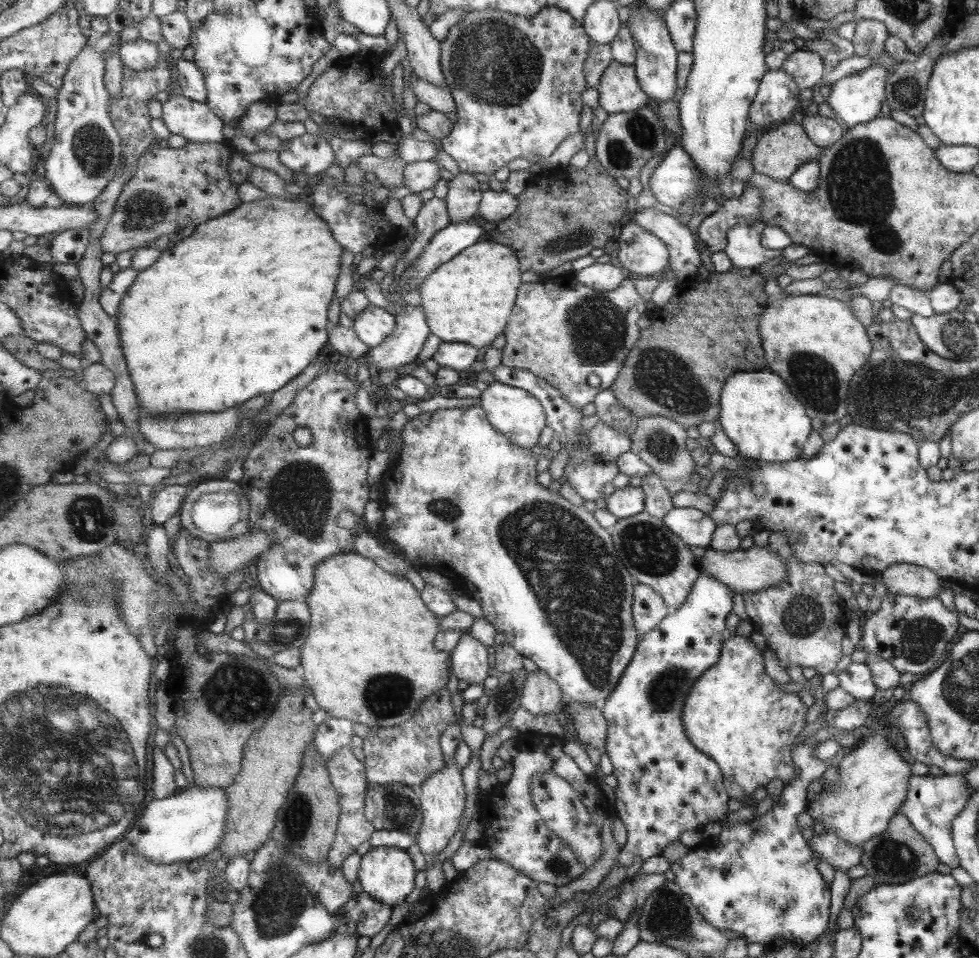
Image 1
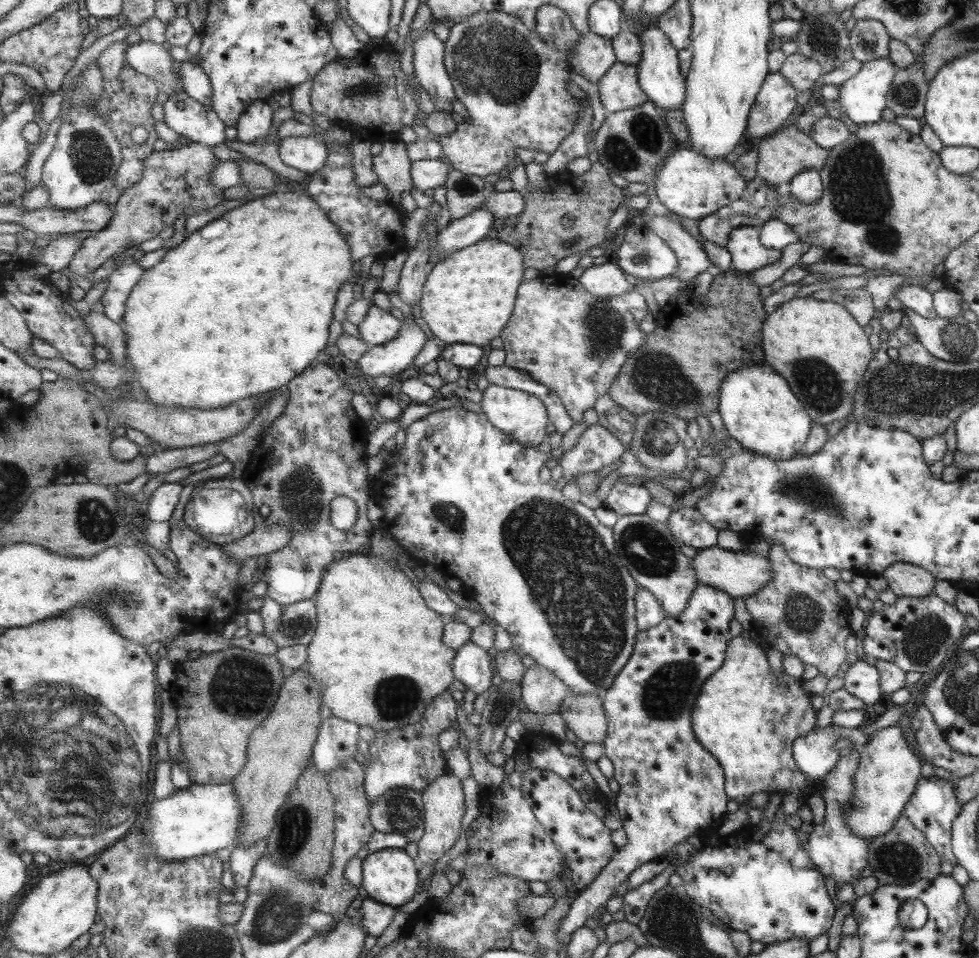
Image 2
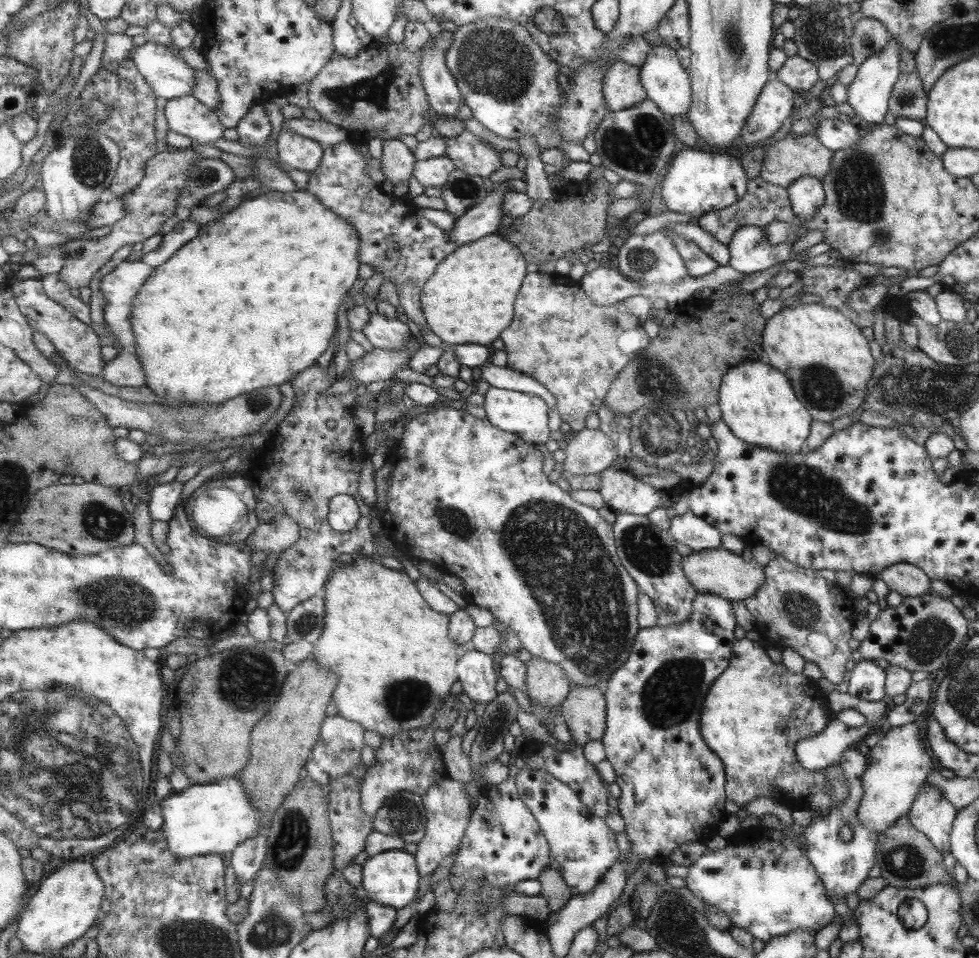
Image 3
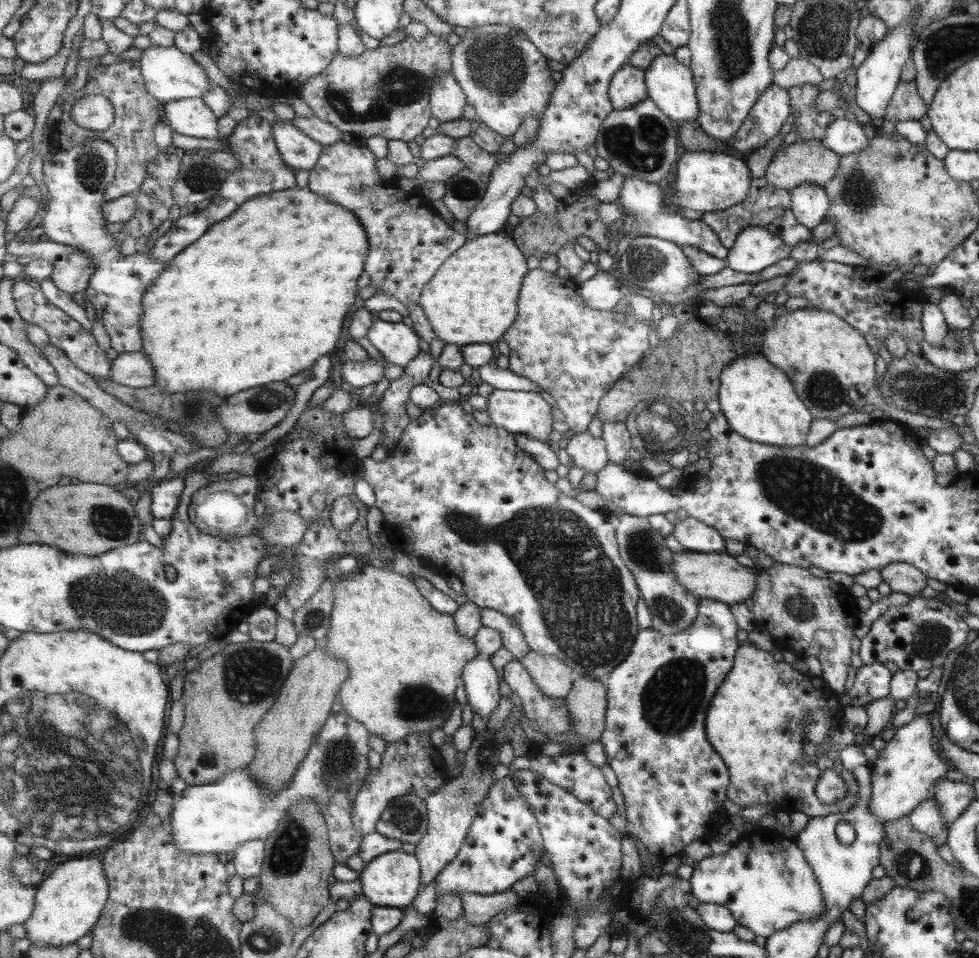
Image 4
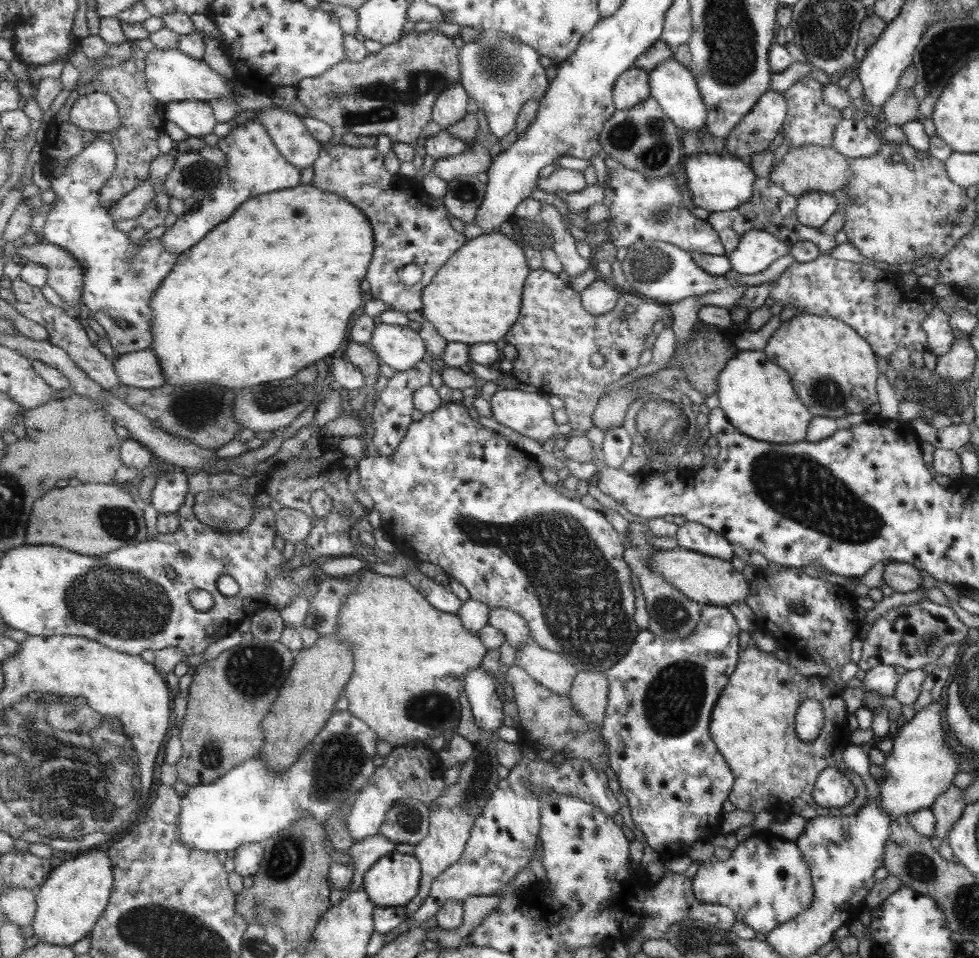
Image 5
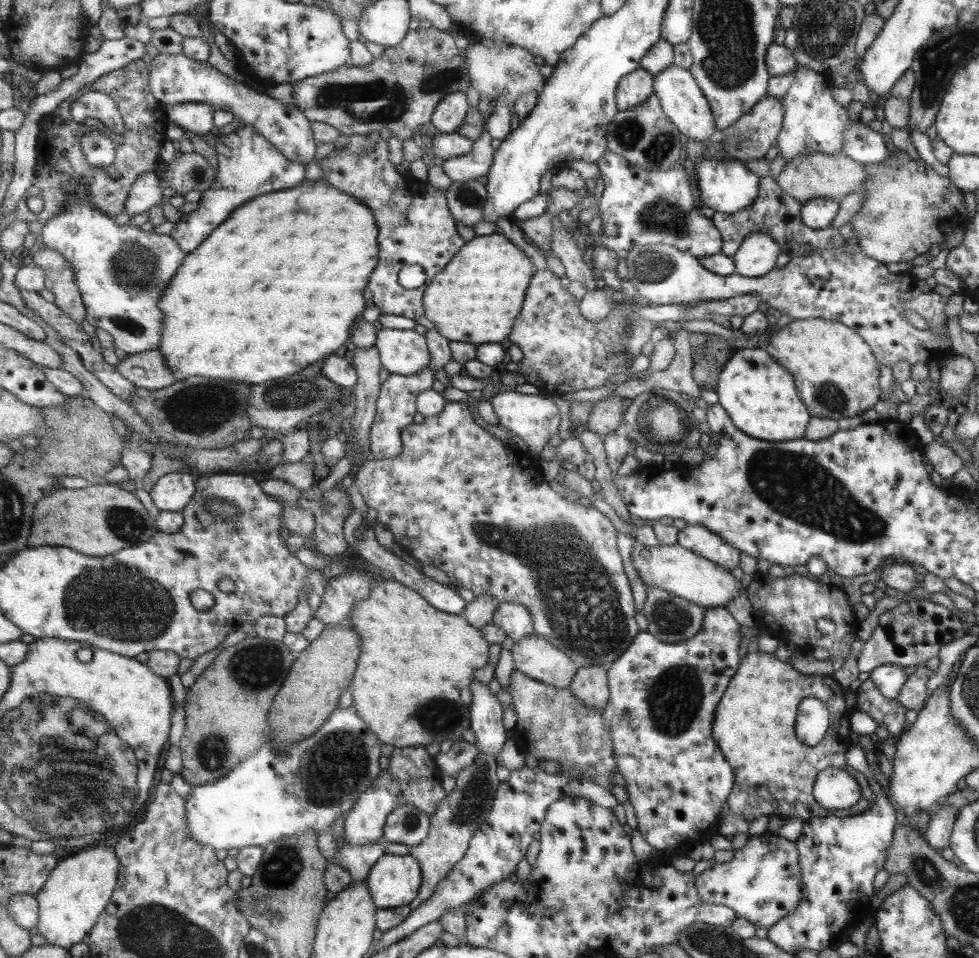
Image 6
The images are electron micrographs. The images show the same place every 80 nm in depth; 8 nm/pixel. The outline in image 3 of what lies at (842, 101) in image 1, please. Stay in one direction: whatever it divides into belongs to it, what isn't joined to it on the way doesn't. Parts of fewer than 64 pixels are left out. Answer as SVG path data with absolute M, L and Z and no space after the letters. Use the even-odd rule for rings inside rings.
M888 38L887 45L877 55L867 58L858 66L856 75L847 85L846 100L853 109L855 122L857 119L863 122L881 123L883 116L889 111L890 92L894 86L895 79L901 72L899 64L902 62L902 48L896 41Z

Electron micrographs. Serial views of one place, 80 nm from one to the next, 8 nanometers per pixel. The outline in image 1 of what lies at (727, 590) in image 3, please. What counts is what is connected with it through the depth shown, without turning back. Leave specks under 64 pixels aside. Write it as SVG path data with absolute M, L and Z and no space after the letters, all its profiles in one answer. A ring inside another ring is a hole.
M753 544L748 549L737 549L731 552L717 552L707 548L698 563L701 571L707 571L738 595L743 592L762 591L786 579L785 561L768 546L759 547Z

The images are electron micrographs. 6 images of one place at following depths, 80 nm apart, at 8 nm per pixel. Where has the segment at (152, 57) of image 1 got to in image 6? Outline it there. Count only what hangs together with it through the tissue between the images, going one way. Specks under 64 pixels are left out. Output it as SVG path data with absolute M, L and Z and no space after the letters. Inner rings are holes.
M159 53L150 68L150 92L165 106L181 103L207 103L216 109L234 112L242 124L255 127L289 159L307 164L315 161L317 140L312 121L296 105L281 103L268 93L255 92L239 76L229 77L209 65L209 62L194 61L183 54Z

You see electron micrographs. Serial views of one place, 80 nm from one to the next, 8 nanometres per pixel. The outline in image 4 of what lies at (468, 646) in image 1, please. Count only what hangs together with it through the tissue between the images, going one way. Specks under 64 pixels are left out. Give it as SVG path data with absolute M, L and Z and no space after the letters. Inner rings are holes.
M480 654L472 658L465 666L462 679L469 705L483 720L488 720L502 699L499 692L499 672L491 664L490 658Z

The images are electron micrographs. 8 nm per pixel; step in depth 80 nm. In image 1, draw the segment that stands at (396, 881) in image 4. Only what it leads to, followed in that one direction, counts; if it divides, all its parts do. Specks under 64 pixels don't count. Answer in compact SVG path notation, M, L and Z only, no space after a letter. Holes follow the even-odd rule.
M371 847L362 855L359 882L364 892L374 900L393 907L405 902L405 898L415 890L417 872L413 857L406 850L397 847Z

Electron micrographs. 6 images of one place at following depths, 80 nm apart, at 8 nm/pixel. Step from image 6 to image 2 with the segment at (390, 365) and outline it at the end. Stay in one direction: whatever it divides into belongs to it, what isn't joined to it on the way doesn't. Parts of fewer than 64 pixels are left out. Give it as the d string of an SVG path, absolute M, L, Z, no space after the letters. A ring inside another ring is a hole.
M373 304L358 330L362 339L370 346L386 345L398 335L403 323L387 309Z

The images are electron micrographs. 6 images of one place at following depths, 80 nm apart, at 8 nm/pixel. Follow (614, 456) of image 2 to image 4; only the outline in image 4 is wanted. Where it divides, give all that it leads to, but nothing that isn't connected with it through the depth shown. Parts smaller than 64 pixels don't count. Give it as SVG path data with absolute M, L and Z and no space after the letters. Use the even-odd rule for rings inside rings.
M589 432L577 433L567 445L567 454L572 462L587 473L597 475L610 464L606 442L602 437L595 438Z

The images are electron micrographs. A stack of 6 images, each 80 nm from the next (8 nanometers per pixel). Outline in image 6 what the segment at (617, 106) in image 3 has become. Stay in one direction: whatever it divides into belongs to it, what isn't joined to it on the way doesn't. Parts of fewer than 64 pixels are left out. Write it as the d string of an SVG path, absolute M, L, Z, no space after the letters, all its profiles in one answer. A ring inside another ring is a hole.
M637 67L630 75L624 76L616 92L618 109L633 110L653 94L653 74Z

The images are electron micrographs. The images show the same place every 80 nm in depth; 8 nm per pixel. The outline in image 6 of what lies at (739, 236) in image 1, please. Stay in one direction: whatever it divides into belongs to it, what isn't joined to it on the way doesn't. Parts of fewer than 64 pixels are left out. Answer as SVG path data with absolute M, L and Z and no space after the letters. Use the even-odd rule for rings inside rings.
M762 232L748 234L730 256L734 273L744 277L760 277L774 268L775 258L782 253L779 245Z

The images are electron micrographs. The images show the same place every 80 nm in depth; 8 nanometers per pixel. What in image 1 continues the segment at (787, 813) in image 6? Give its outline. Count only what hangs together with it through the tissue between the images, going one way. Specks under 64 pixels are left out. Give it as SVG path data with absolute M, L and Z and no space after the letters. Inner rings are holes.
M733 634L723 642L718 663L697 678L682 706L682 724L690 743L718 764L722 776L727 776L727 792L731 792L733 800L739 801L751 796L757 787L765 787L773 778L779 778L783 785L793 780L789 750L795 736L805 726L803 716L805 706L799 698L795 694L785 694L771 684L769 676L765 676L761 652L754 642L749 642L748 637Z

